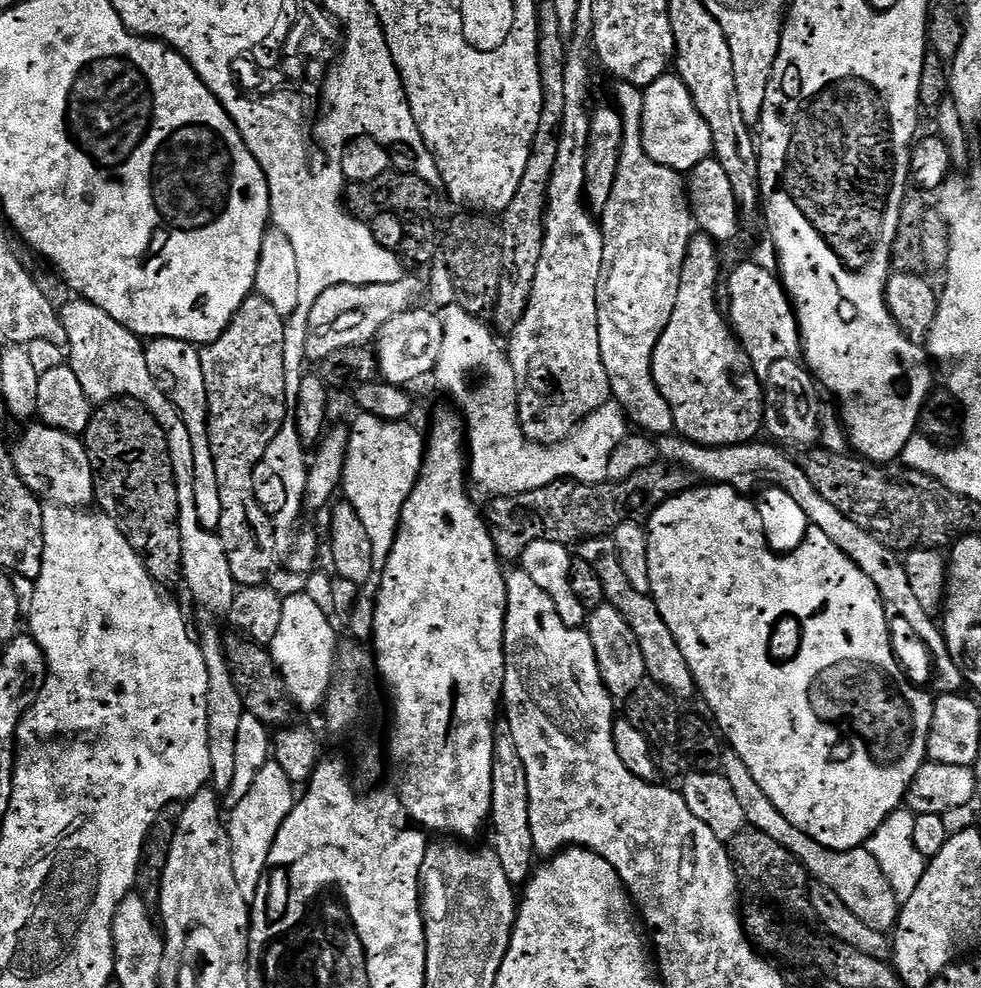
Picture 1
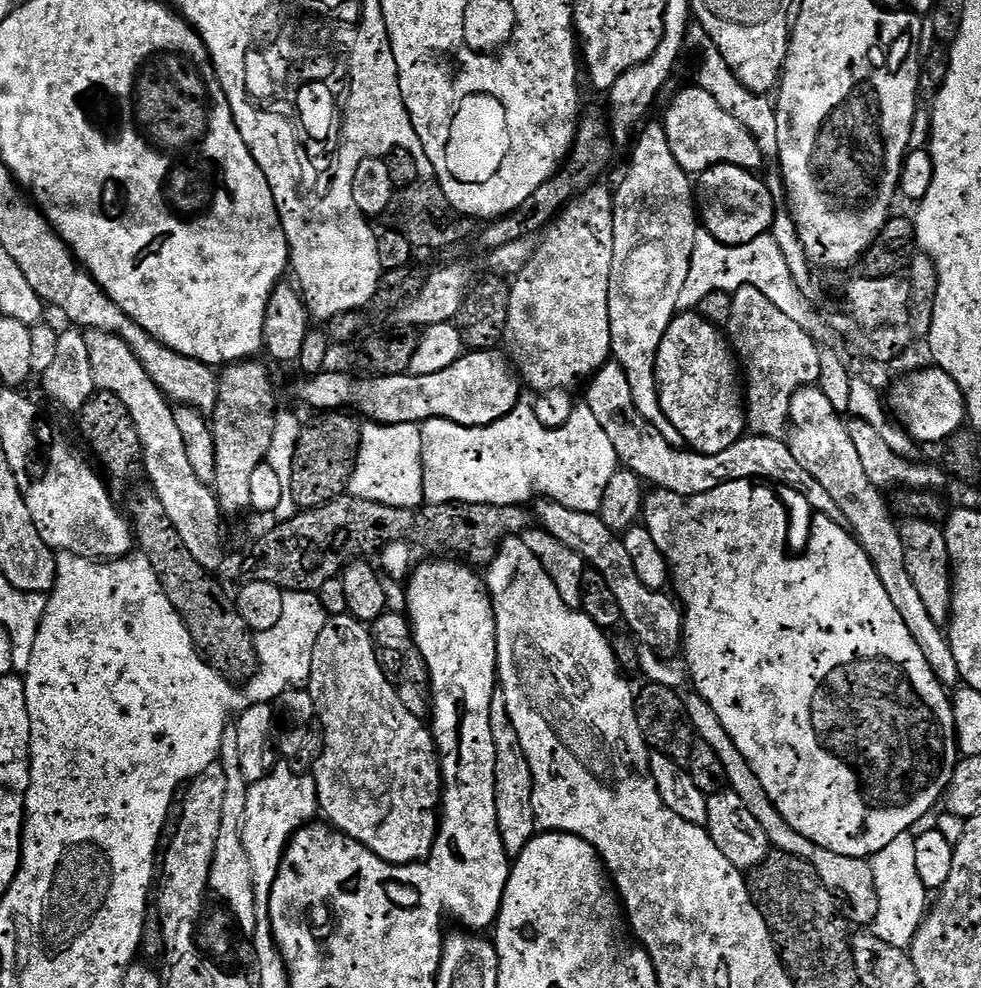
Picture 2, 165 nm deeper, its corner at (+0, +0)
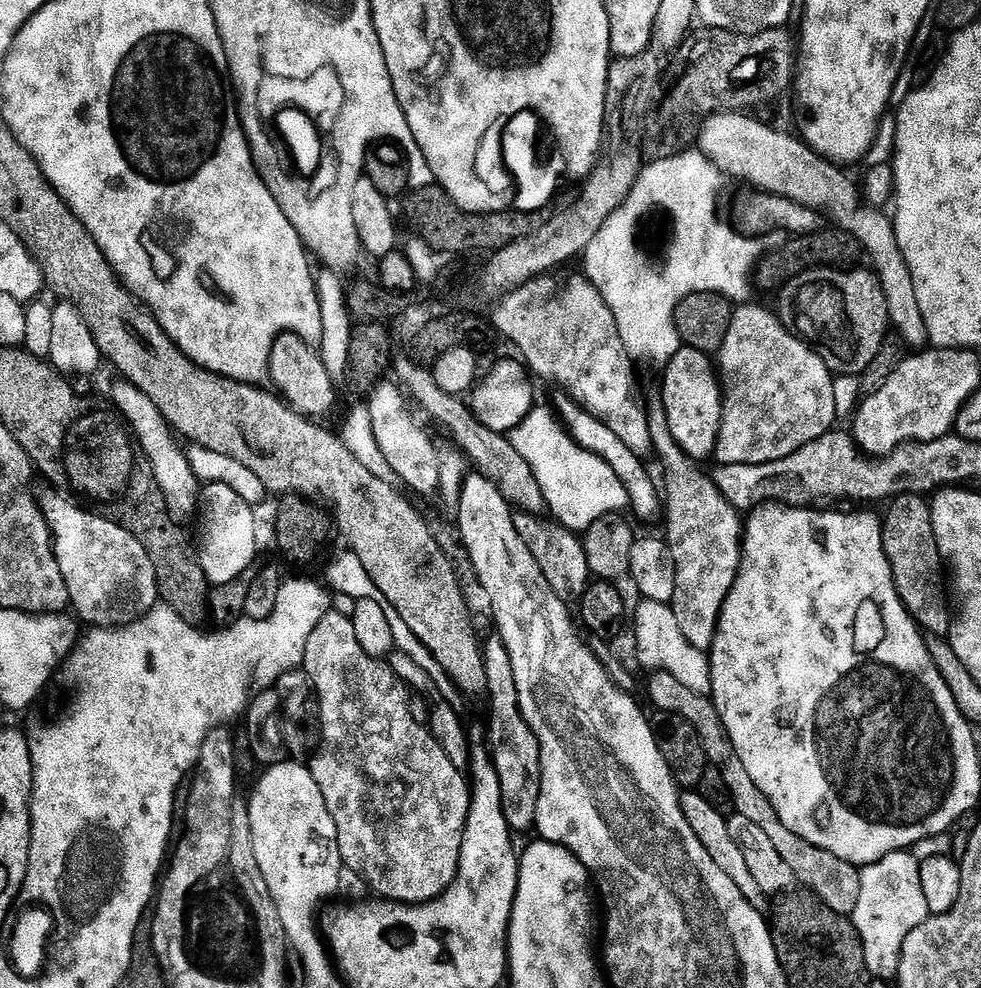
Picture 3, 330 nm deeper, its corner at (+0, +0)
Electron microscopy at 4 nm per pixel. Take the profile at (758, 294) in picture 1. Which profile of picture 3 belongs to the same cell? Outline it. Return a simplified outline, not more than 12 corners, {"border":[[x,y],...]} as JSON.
{"border":[[757,302],[718,353],[714,460],[778,462],[833,431],[834,373]]}

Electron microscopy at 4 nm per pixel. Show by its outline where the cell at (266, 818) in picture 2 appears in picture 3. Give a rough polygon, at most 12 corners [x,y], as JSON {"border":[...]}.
{"border":[[307,763],[265,767],[248,800],[278,914],[340,888],[338,830]]}

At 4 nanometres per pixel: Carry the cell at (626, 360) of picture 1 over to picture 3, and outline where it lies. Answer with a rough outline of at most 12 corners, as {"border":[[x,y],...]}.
{"border":[[648,412],[676,567],[671,605],[707,653],[744,553],[742,516]]}

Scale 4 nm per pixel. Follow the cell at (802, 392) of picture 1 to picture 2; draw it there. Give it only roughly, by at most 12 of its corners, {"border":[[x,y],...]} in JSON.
{"border":[[819,386],[790,402],[786,443],[834,498],[945,689],[961,679],[914,587],[897,521]]}

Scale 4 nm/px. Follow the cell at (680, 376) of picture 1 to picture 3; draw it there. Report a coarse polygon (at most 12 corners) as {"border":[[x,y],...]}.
{"border":[[681,346],[661,407],[689,460],[716,451],[724,393],[711,355]]}

